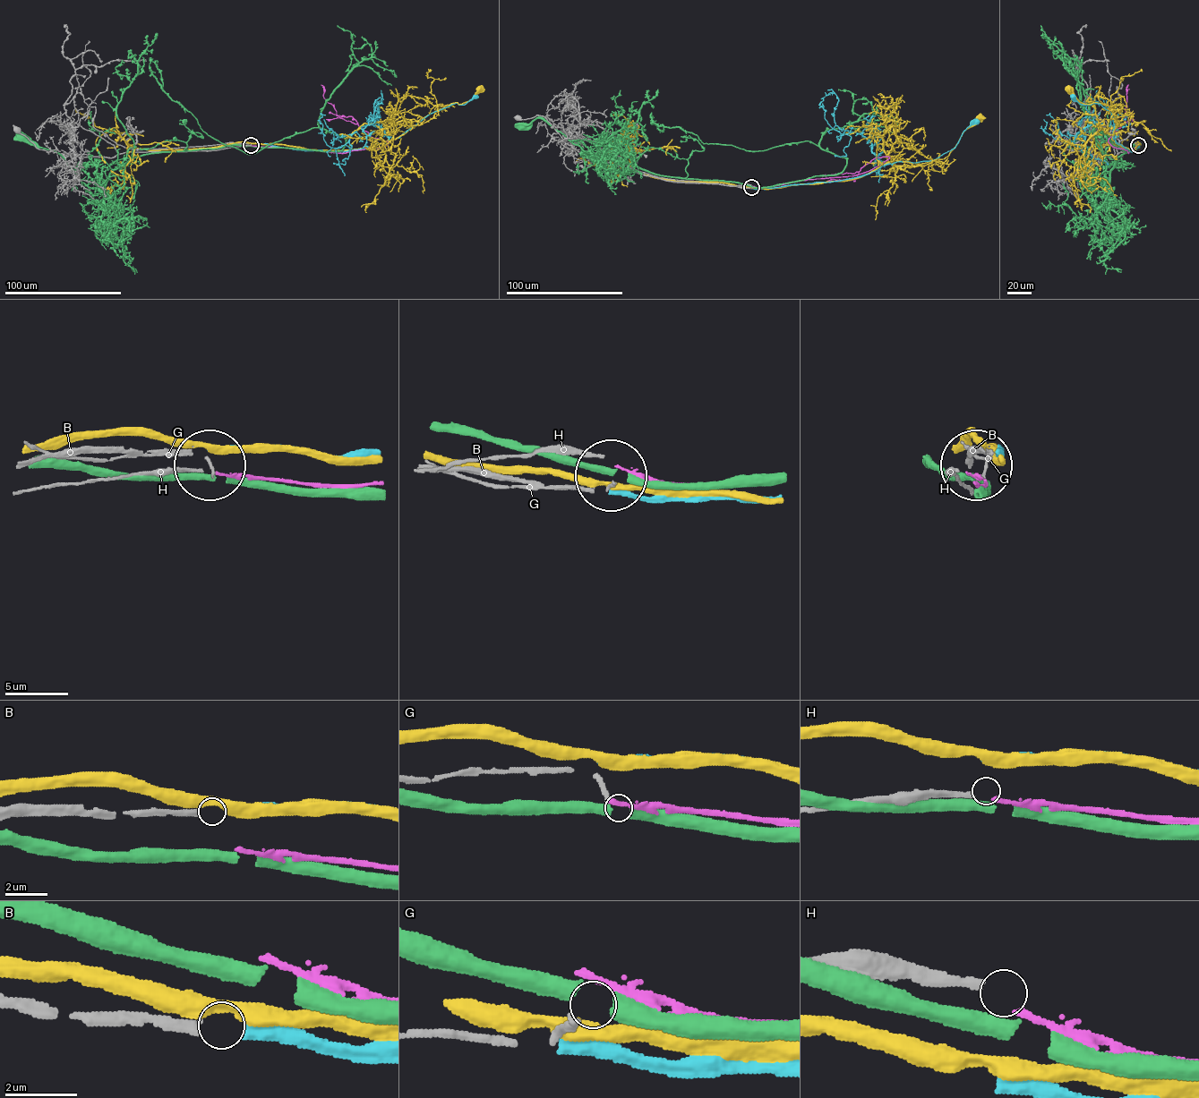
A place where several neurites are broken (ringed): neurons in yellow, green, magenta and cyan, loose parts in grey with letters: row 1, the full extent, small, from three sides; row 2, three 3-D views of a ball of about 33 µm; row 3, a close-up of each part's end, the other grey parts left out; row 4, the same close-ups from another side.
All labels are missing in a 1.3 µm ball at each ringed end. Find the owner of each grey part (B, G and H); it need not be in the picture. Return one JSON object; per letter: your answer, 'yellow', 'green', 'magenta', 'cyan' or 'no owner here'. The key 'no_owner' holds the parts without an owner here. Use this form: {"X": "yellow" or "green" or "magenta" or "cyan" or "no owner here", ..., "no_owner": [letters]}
{"B": "cyan", "G": "no owner here", "H": "no owner here", "no_owner": ["G", "H"]}

